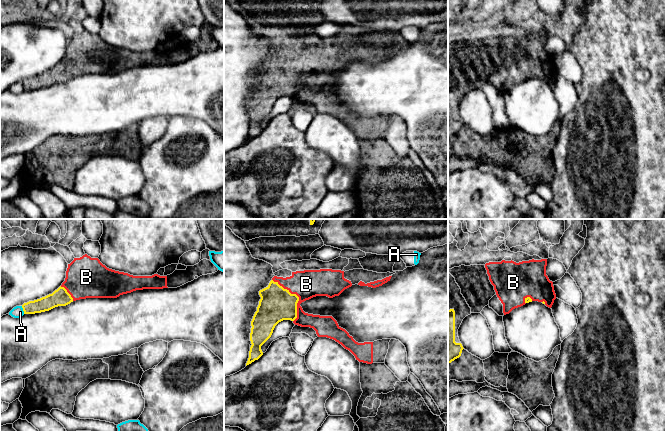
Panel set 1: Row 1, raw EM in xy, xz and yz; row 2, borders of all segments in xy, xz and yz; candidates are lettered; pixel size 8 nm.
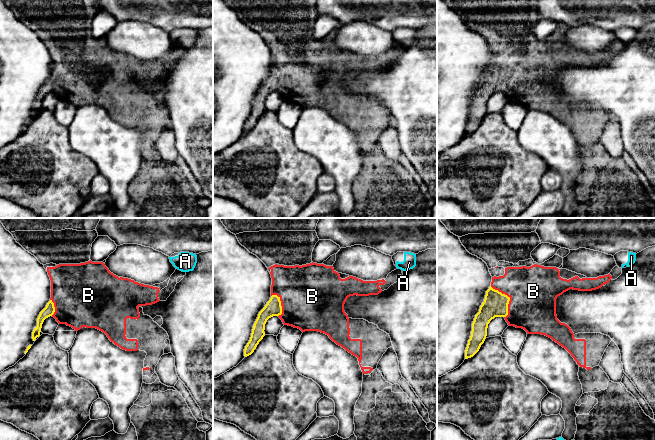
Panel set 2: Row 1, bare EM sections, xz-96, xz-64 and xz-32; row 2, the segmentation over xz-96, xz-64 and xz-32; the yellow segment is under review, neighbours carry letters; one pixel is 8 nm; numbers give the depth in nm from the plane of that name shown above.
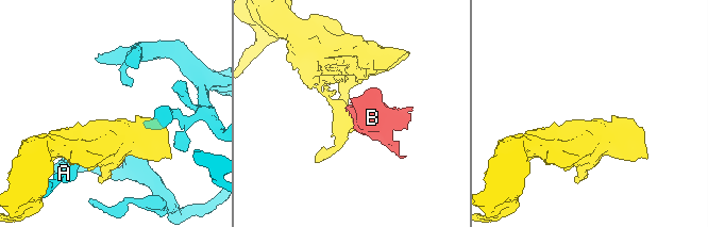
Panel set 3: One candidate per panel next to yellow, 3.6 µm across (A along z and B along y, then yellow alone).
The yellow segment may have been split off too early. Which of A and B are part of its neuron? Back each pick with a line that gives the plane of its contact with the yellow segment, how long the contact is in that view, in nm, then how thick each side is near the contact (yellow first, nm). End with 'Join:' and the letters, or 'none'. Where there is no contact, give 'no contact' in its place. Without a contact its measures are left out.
B: xz | 380 nm | 280/220 nm
Join: B

